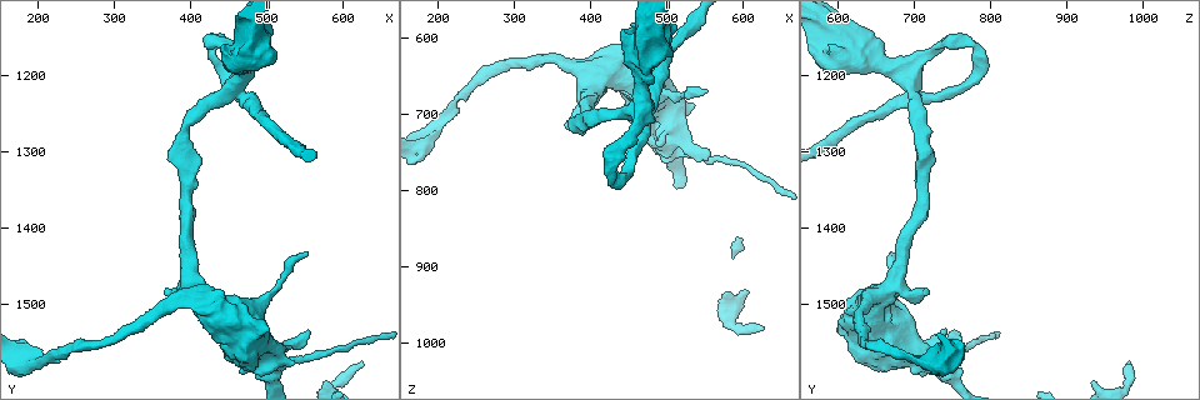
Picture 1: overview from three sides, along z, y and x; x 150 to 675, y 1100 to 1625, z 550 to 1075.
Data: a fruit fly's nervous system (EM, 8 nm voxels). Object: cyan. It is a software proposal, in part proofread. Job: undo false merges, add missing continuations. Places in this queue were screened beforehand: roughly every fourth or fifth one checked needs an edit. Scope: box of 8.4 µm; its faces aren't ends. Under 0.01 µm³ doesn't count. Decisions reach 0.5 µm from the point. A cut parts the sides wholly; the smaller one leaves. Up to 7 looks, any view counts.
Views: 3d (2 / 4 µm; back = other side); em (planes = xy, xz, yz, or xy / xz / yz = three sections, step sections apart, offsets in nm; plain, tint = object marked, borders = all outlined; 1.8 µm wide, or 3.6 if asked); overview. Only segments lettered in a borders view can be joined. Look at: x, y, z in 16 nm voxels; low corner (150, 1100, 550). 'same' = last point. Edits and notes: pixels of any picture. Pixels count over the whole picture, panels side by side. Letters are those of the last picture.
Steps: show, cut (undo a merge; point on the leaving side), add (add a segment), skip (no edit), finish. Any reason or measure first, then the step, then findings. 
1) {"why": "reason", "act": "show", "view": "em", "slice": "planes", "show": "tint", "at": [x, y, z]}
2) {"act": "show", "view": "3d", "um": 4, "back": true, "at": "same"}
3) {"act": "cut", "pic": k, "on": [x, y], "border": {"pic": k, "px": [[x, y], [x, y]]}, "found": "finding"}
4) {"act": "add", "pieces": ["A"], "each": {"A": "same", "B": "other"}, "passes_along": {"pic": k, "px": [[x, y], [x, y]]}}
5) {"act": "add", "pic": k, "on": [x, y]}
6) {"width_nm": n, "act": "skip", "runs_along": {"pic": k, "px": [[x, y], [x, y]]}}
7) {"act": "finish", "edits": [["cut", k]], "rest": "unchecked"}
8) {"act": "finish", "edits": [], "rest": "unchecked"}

{"why": "calibre changes", "act": "show", "view": "em", "slice": "xy", "step": 16, "show": "tint", "at": [405, 1485, 665]}

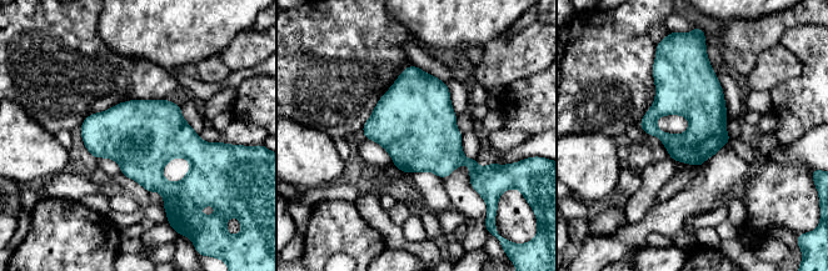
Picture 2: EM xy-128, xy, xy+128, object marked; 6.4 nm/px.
{"why": "cut it another way", "act": "show", "view": "em", "slice": "xz", "step": 16, "show": "borders", "at": "same"}

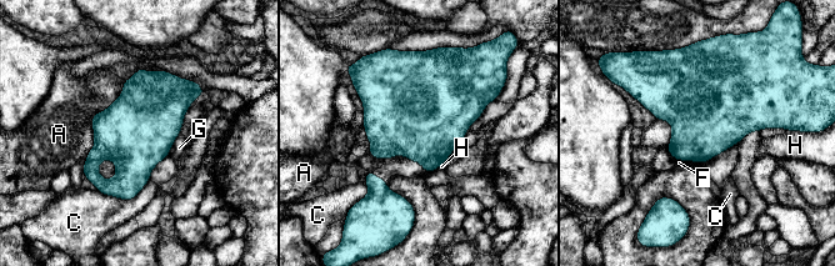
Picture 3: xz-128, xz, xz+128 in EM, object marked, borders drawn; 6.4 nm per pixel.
{"act": "skip", "each": {"A": "other", "C": "other", "F": "other", "G": "other", "H": "other"}, "border": {"pic": 3, "px": [[738, 142], [700, 165]]}, "found": "all the same neuron"}

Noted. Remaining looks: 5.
{"why": "four or more arms meet", "act": "show", "view": "em", "slice": "planes", "show": "tint", "at": [455, 1220, 700]}

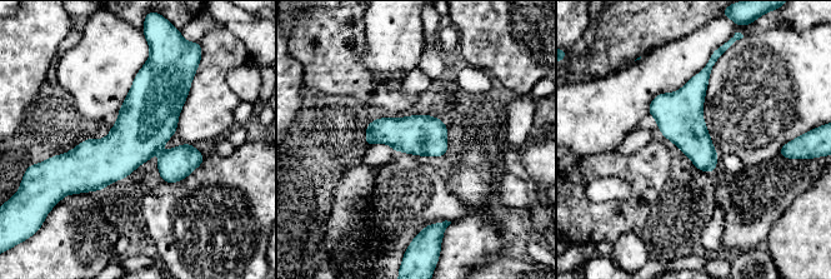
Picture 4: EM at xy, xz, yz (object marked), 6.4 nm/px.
{"act": "show", "view": "em", "slice": "planes", "show": "borders", "at": "same"}

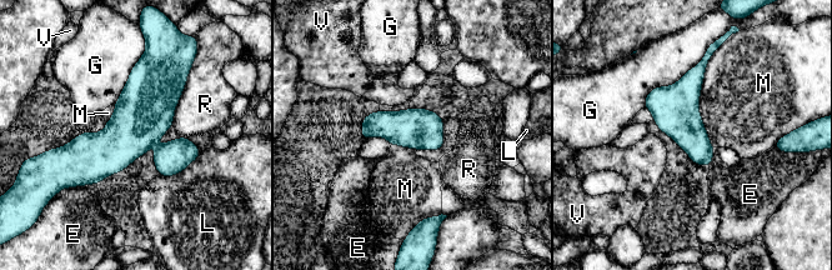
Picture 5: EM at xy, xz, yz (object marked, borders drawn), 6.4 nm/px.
{"width_nm": 260, "longest_contact_nm": ["M", 550], "act": "skip", "each": {"E": "other", "G": "other", "L": "other", "M": "other", "R": "other", "V": "other"}, "found": "continuous, no second neuron"}

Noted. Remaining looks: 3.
{"why": "free end", "act": "show", "view": "3d", "um": 4, "back": true, "at": [490, 1530, 745]}

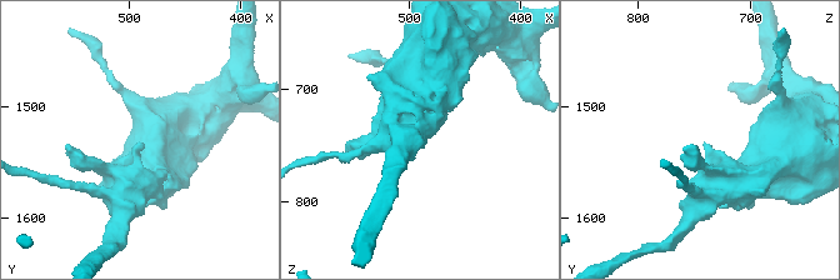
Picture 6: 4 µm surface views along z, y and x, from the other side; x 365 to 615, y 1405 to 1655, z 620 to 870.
{"arm_widths_nm": [200, 380], "act": "show", "view": "em", "slice": "planes", "show": "borders", "at": [488, 1532, 742]}

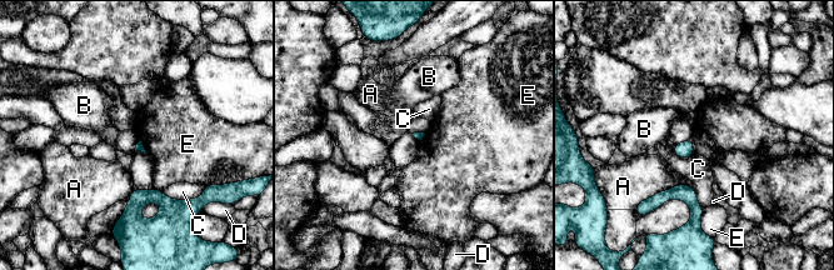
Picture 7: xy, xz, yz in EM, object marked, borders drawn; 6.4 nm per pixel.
{"act": "skip", "each": {"A": "other", "B": "other", "C": "other", "D": "other", "E": "other"}, "border": {"pic": 7, "px": [[704, 209], [699, 226]]}, "found": "no lettered segment goes on from it"}

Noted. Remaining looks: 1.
{"act": "finish", "edits": [], "rest": "unchecked"}

